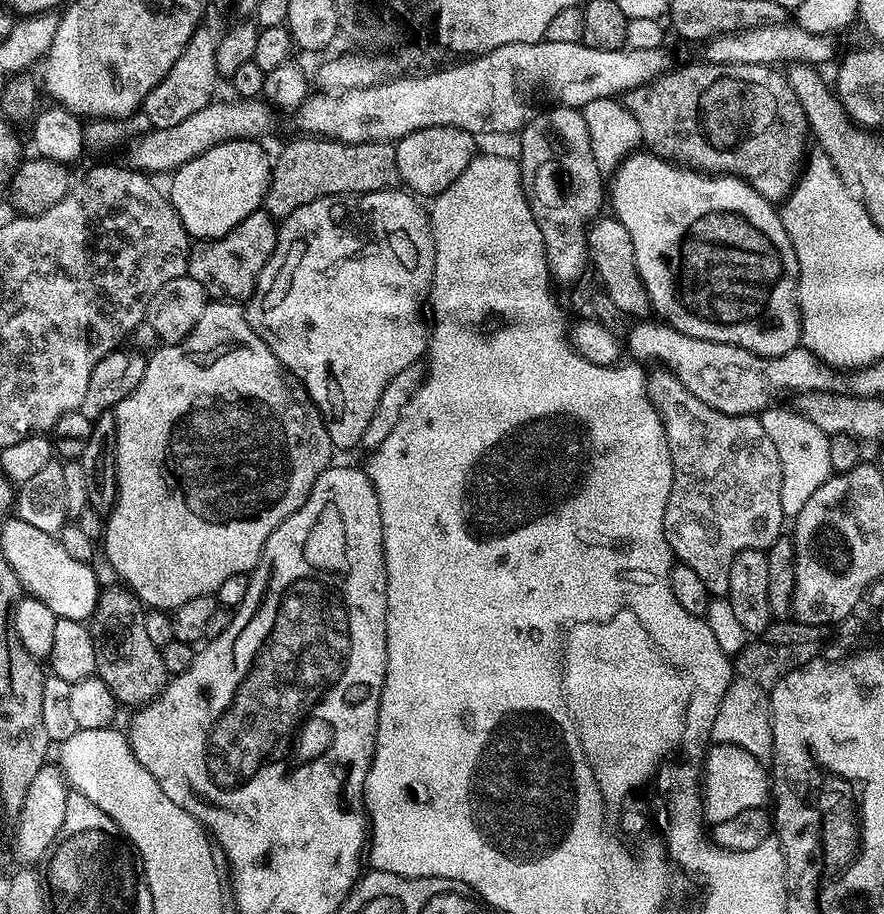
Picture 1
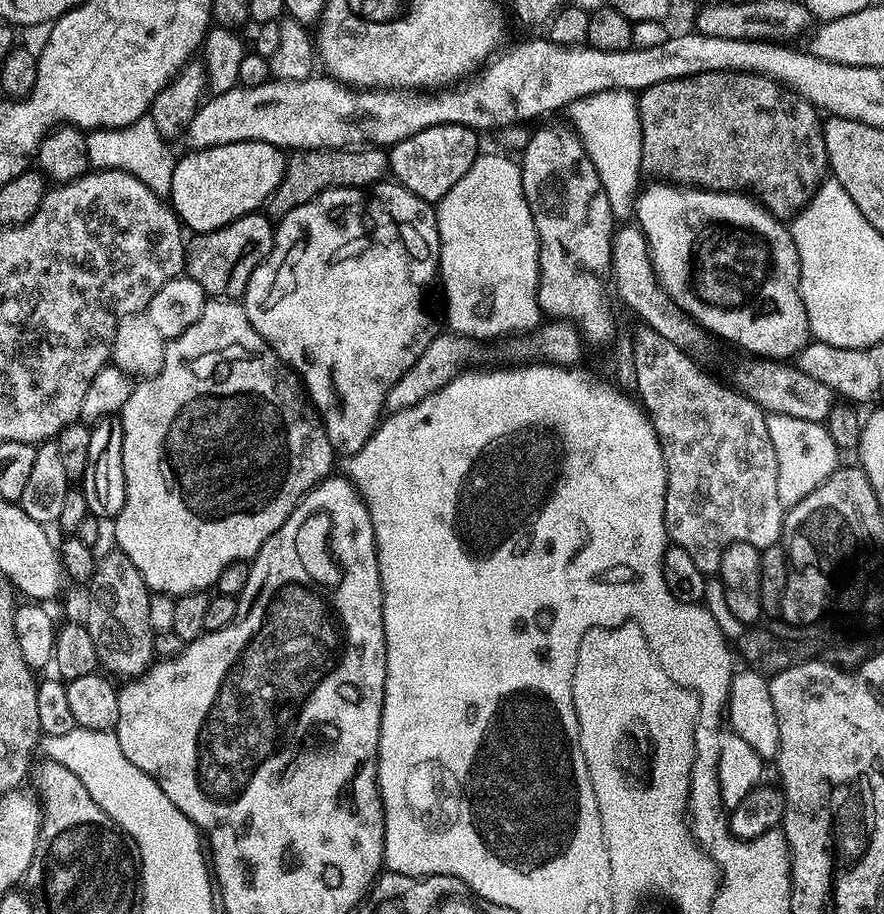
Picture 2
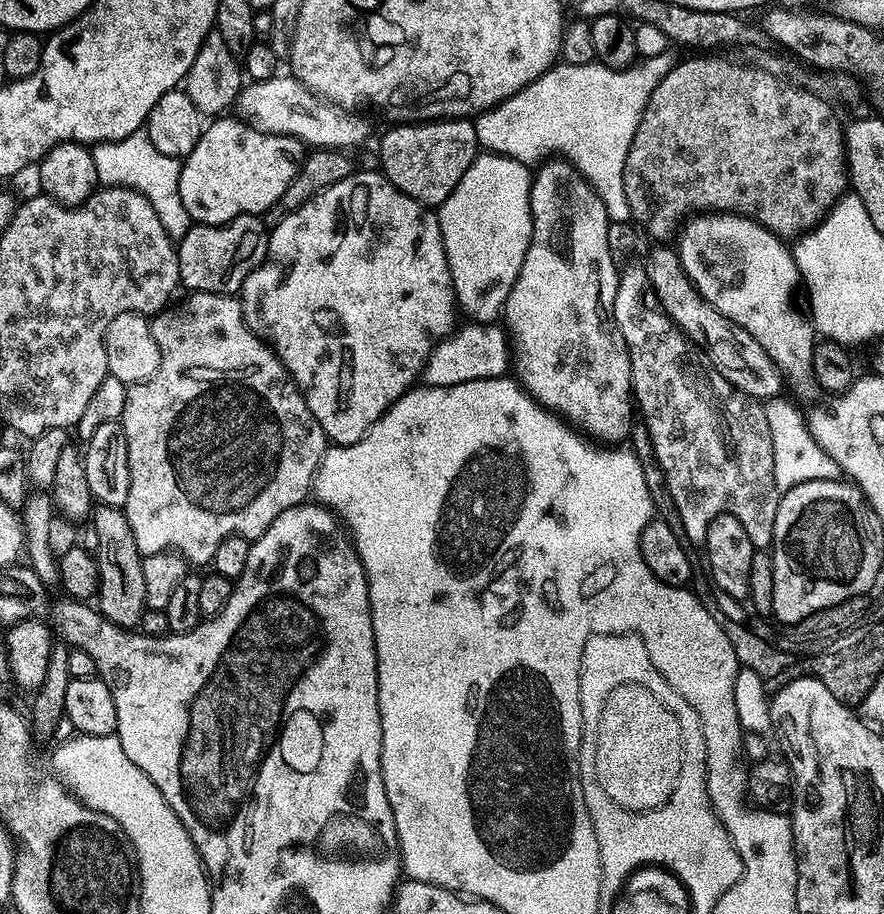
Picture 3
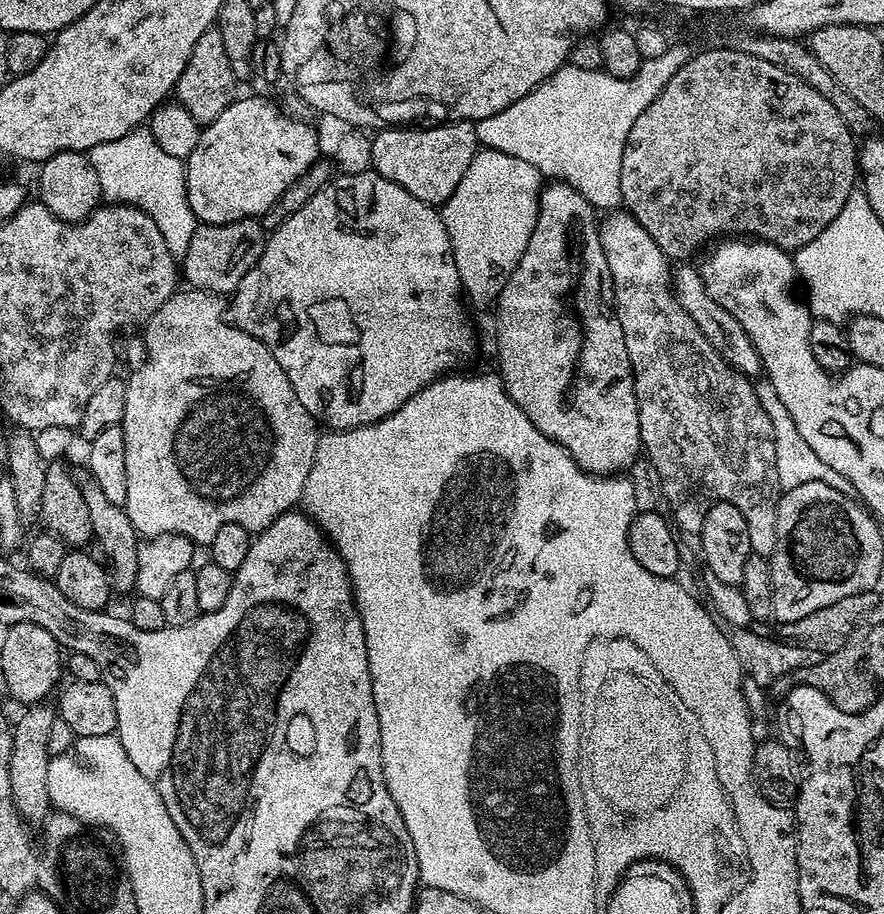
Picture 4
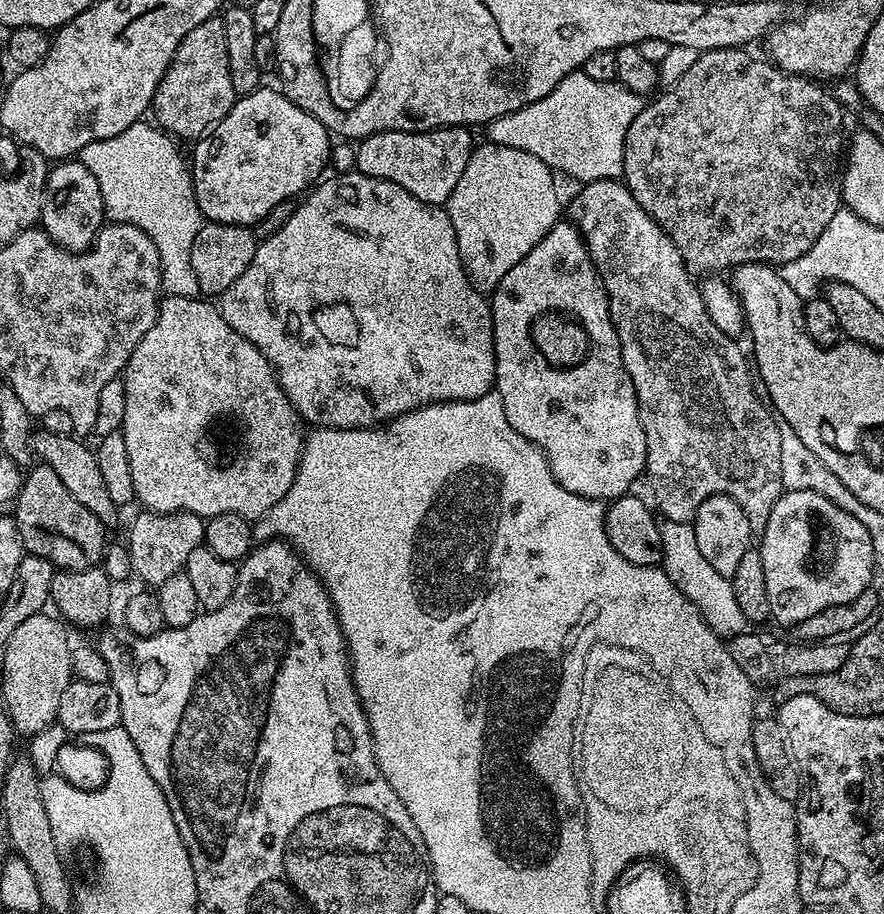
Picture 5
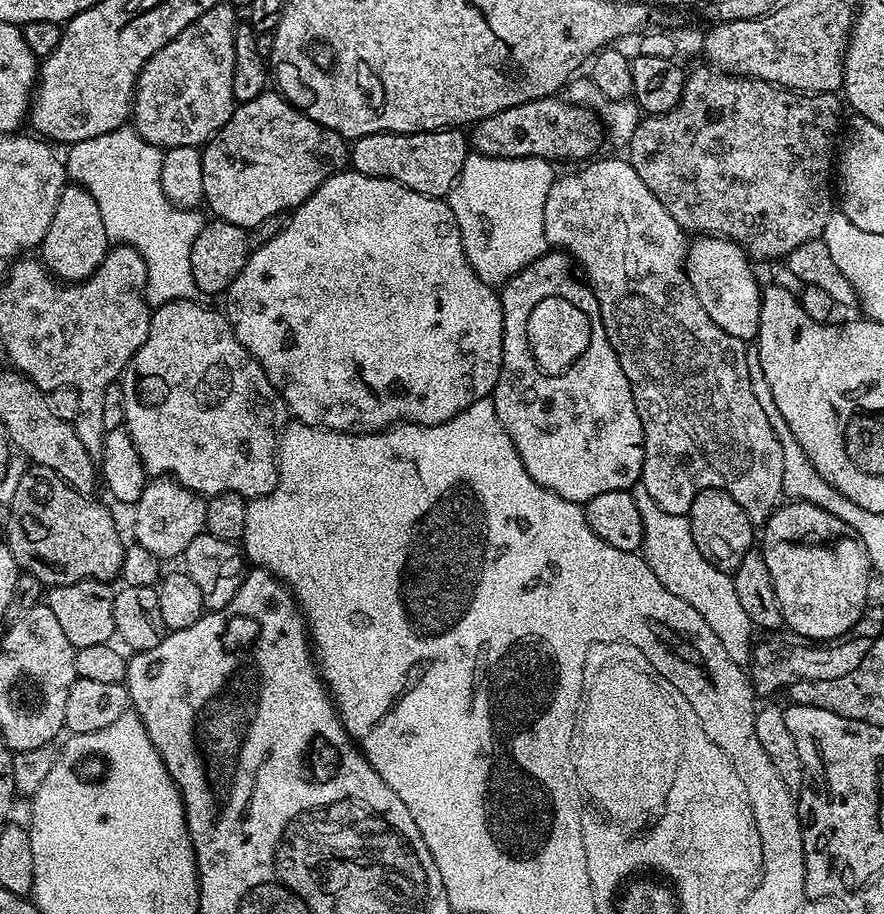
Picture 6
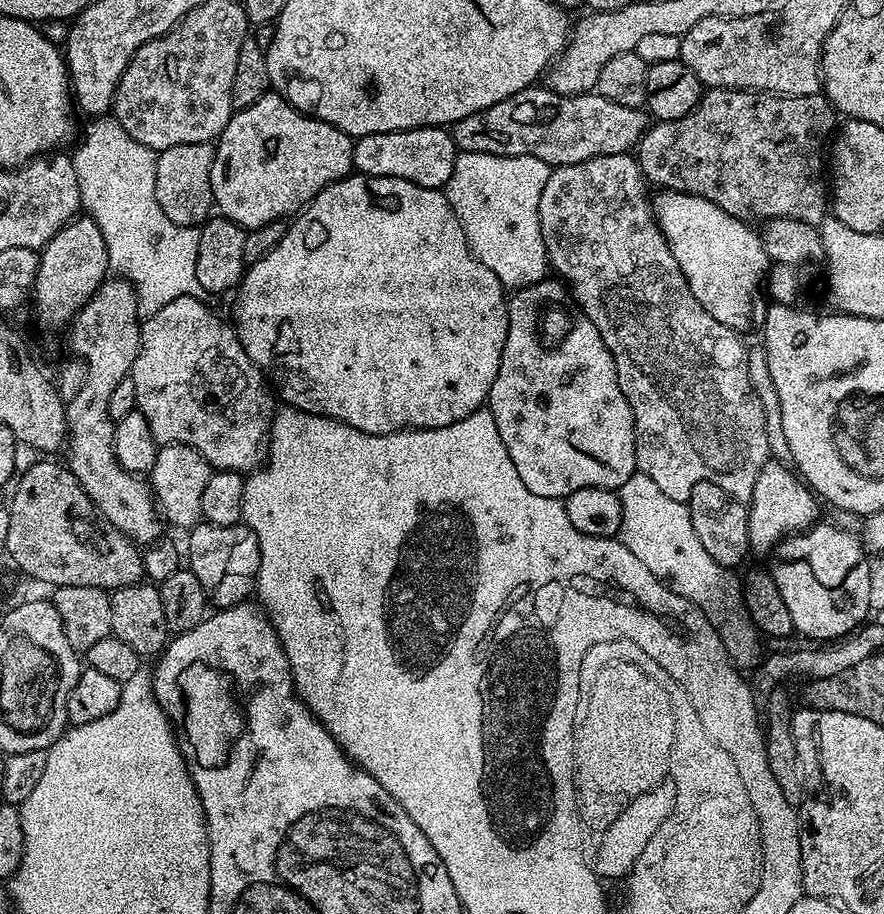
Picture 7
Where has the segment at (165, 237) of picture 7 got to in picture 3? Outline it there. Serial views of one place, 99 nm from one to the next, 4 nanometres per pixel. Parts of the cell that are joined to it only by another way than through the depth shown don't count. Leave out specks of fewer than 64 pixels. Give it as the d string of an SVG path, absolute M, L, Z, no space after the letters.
M141 130L121 140L105 140L103 144L91 145L94 158L94 170L98 170L100 184L118 188L133 188L140 192L154 206L154 214L158 214L158 222L168 231L173 241L183 238L194 221L182 206L180 193L180 160L160 153L150 142L147 131Z

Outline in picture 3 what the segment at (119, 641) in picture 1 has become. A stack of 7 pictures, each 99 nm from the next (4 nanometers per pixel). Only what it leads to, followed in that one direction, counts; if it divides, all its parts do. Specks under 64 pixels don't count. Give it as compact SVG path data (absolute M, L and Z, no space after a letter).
M101 504L91 513L90 523L98 532L98 548L94 555L100 568L100 581L94 597L95 607L101 616L120 629L135 629L147 609L146 583L143 577L145 557L141 556L134 542L134 534L130 530L130 522L124 517L123 508Z

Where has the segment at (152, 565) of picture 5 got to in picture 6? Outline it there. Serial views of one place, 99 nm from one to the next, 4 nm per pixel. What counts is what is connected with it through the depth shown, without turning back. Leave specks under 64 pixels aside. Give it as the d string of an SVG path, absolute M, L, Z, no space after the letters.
M169 477L151 479L134 506L135 543L146 548L157 559L181 557L186 546L204 531L207 501L199 493L182 487Z

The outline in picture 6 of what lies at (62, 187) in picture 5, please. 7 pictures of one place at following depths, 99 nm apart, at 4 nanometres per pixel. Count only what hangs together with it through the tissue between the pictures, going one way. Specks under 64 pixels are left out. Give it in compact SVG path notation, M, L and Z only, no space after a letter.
M65 183L62 198L58 198L58 210L54 210L54 218L50 222L50 230L46 230L46 238L38 249L39 259L44 267L61 282L79 282L96 273L109 250L110 241L106 234L106 226L102 223L102 213L98 211L98 202L90 198L90 194L81 184Z

